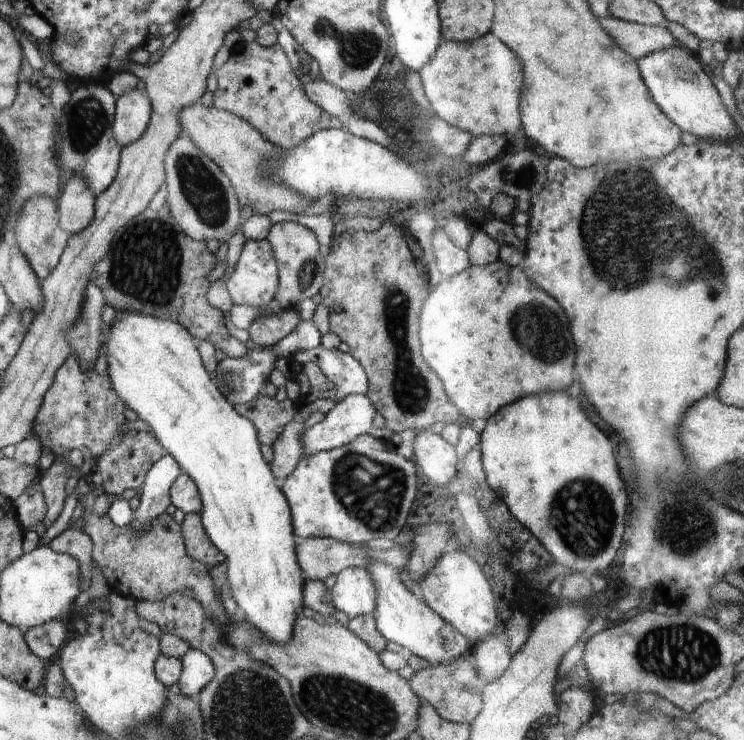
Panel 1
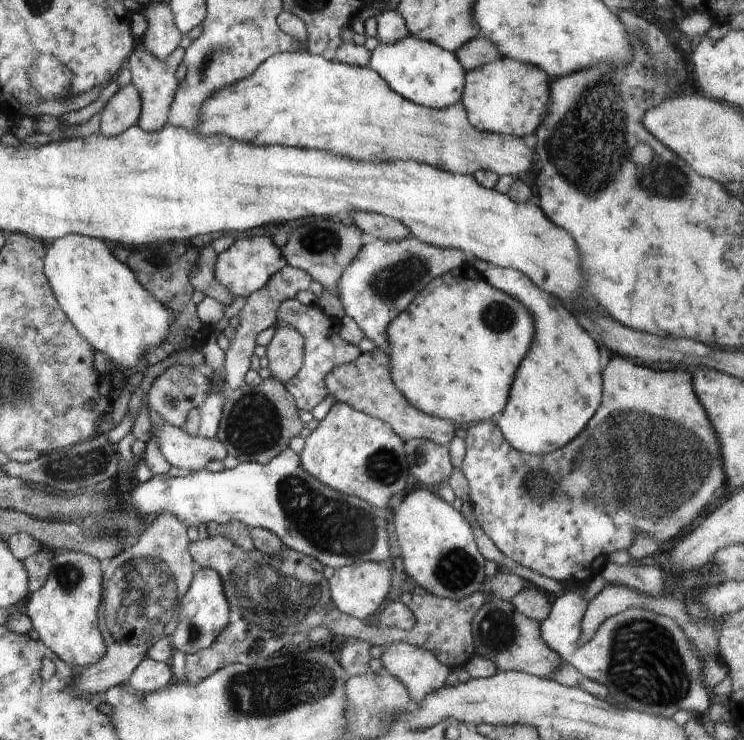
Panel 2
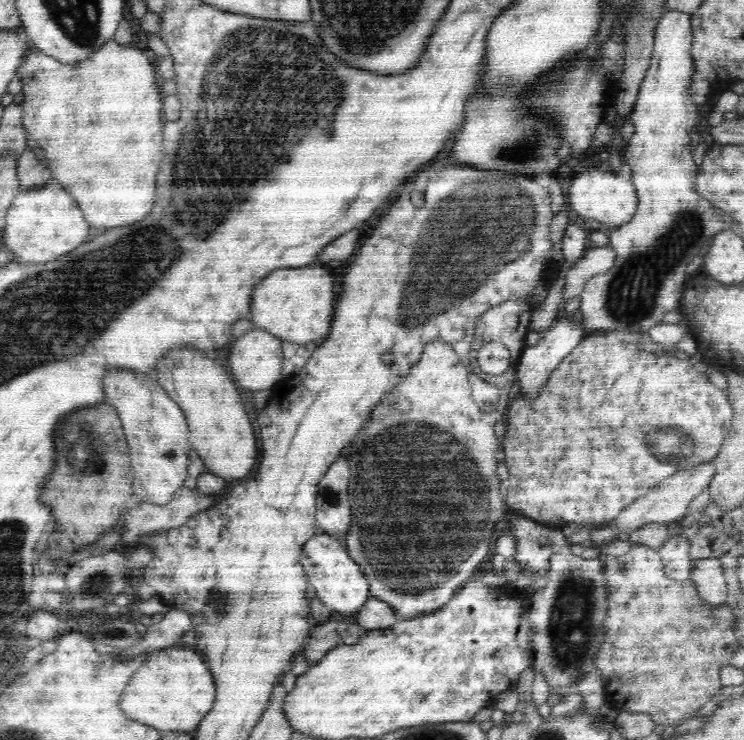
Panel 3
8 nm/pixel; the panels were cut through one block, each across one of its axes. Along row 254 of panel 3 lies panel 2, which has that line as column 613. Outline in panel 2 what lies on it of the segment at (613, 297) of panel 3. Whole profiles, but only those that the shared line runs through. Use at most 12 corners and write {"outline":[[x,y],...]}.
{"outline":[[587,585],[540,623],[544,642],[613,705],[704,714],[703,659],[676,622],[608,617],[588,641]]}

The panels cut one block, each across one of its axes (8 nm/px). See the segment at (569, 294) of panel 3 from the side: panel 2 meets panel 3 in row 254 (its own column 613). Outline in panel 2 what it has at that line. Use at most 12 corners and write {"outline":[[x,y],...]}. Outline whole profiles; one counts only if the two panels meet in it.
{"outline":[[607,584],[587,604],[581,642],[608,617],[638,609],[638,591]]}

